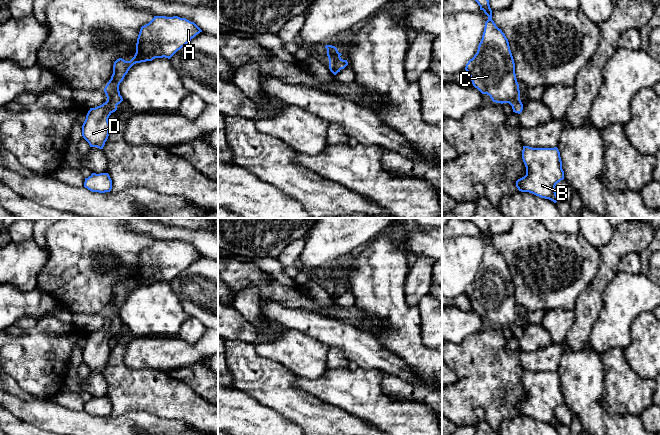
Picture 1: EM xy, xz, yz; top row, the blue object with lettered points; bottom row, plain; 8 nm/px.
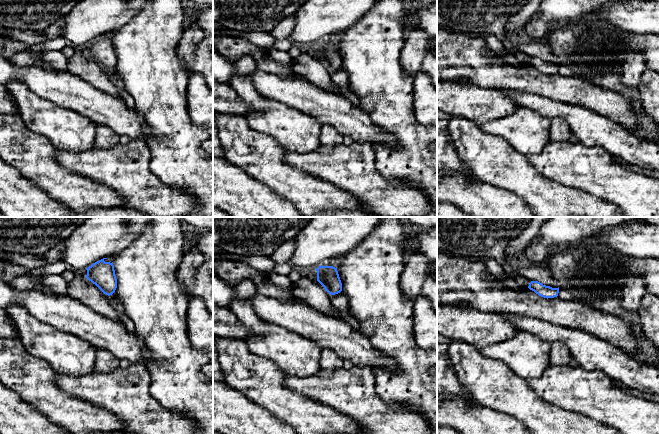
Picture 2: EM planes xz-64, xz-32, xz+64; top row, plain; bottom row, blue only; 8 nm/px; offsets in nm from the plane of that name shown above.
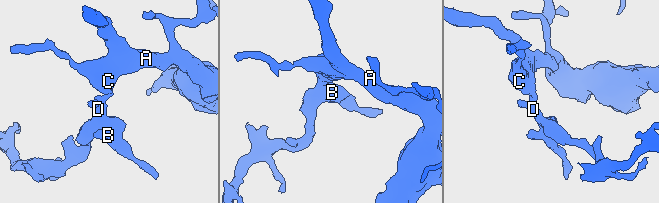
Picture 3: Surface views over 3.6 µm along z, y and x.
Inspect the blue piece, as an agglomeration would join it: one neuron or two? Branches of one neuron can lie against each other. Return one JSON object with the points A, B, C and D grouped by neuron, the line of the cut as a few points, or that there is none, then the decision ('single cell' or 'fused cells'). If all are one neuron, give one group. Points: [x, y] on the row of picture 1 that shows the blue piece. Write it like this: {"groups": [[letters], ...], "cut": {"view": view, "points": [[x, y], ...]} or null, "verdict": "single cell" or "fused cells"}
{"groups": [["A", "B", "C", "D"]], "cut": null, "verdict": "single cell"}

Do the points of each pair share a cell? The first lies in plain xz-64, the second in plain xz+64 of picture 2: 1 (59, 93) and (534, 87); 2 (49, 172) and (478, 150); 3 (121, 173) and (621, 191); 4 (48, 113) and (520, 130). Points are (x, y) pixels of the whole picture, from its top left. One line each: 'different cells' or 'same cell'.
1: different cells
2: same cell
3: same cell
4: same cell

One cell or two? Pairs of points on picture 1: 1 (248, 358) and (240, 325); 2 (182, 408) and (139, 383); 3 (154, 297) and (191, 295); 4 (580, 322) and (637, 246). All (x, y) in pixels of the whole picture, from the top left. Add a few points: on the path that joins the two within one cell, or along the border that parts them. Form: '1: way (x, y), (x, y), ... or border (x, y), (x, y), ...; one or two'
1: border (228, 340), (242, 340), (253, 345); two
2: way (171, 399), (150, 391); one
3: border (169, 283), (182, 308), (189, 316); two
4: way (590, 300), (605, 275), (609, 262), (615, 256); one

